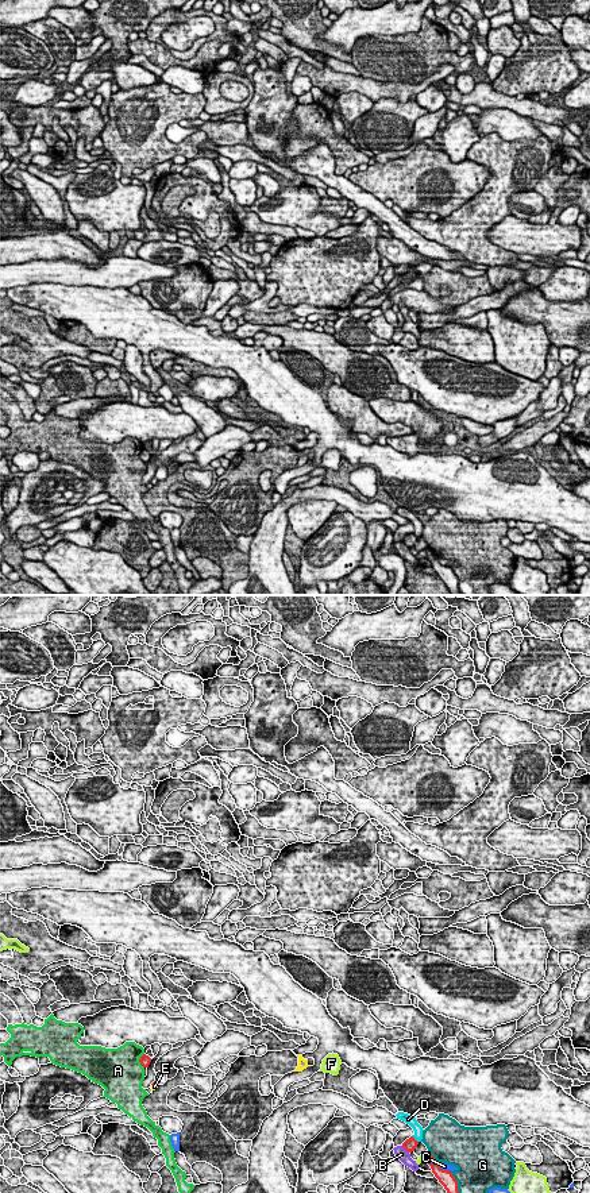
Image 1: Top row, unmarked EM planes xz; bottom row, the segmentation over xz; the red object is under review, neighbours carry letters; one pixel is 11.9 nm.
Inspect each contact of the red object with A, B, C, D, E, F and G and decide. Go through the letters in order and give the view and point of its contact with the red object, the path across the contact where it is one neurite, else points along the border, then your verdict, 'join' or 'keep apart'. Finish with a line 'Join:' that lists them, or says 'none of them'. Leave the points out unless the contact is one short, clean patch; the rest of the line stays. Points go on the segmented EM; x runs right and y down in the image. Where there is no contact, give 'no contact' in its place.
A: contact xz (139, 1061); keep apart
B: contact xz (405, 1149); keep apart
C: contact xz (442, 1169); keep apart
D: contact xz (415, 1139); keep apart
E: contact xz (153, 1084); way xz (154, 1081), (153, 1084), (154, 1087); join
F: contact xz (425, 1155); keep apart
G: contact xz (434, 1157); keep apart
Join: E

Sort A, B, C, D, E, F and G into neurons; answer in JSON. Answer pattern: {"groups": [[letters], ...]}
{"groups": [["A"], ["B"], ["C"], ["D"], ["E"], ["F"], ["G"]]}

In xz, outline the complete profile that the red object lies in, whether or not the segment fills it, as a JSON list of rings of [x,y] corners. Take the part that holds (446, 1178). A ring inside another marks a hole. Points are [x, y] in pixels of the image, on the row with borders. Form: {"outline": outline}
{"outline": [[[425,1151],[424,1154],[427,1157],[427,1163],[432,1169],[432,1173],[439,1180],[439,1182],[444,1186],[447,1193],[459,1193],[459,1190],[458,1190],[458,1181],[455,1180],[452,1173],[448,1171],[448,1170],[443,1170],[439,1166],[439,1162],[435,1159],[435,1157],[429,1151]]]}

